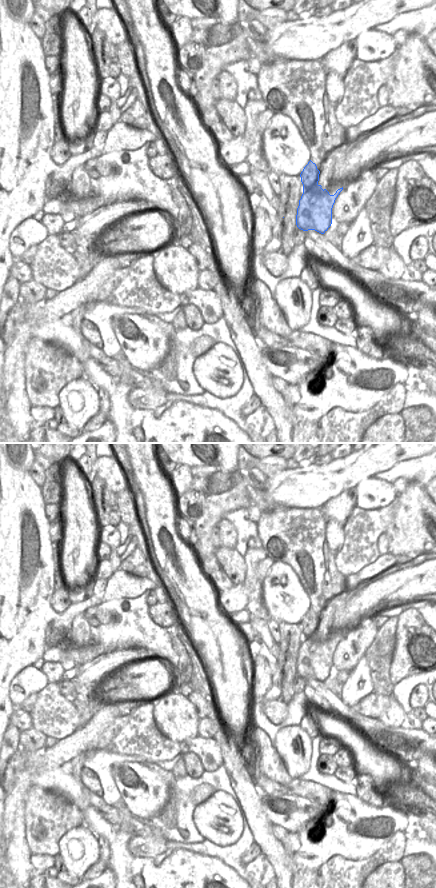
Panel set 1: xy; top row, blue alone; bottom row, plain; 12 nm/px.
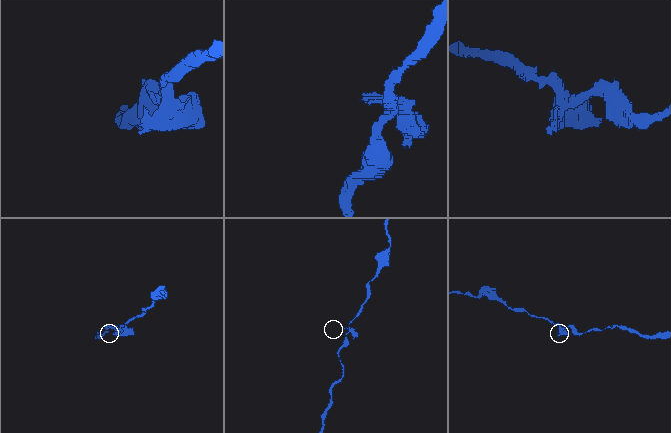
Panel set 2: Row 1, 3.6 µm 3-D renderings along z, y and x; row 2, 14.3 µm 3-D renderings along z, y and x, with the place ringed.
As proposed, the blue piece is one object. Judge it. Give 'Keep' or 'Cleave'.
Cleave.

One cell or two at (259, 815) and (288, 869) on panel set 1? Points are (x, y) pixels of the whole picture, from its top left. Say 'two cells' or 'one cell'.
one cell

